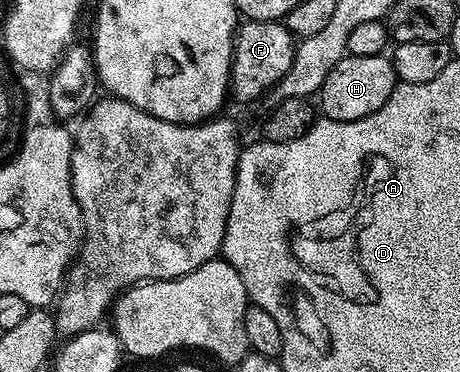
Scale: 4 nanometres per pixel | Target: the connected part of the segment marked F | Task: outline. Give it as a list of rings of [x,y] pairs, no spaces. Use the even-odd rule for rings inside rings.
[[[247,20],[240,23],[235,34],[235,53],[231,59],[230,95],[243,104],[251,104],[258,96],[266,97],[293,66],[296,37],[278,20]]]

